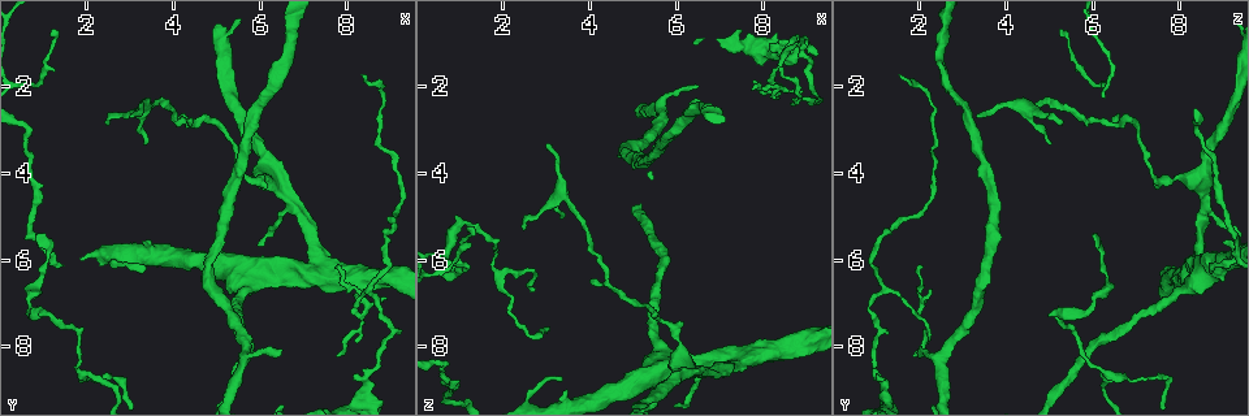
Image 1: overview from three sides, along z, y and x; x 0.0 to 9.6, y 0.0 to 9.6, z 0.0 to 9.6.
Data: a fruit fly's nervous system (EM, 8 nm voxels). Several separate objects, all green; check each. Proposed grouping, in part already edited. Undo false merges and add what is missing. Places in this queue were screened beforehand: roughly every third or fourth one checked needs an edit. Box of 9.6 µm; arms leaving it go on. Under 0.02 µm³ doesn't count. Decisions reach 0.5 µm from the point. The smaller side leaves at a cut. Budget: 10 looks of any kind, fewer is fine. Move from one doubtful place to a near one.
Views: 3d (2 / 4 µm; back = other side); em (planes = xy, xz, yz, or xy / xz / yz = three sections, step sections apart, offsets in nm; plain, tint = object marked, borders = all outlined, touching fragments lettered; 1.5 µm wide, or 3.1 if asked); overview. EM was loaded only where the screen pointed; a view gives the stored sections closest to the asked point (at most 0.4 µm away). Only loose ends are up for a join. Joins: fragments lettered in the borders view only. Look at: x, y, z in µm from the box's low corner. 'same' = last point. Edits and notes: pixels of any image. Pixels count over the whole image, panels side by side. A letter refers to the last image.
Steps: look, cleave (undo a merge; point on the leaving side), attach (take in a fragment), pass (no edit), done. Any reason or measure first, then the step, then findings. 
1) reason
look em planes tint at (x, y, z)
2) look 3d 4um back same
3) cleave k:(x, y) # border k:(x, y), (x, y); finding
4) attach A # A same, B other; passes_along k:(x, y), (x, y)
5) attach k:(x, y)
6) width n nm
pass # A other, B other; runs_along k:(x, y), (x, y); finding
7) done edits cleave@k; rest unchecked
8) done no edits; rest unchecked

thin end
look em xz step 8 borders at (6.50, 8.10, 2.05)

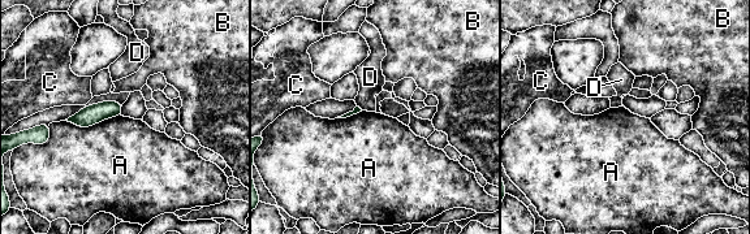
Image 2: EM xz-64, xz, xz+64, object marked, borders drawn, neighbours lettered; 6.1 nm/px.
pass # A other, B other, C other, D other; border 2:(120, 113), (87, 126), (65, 121); no lettered fragment goes on from it

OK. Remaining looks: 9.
thin end
look 3d 2um at (2.55, 2.85, 5.30)

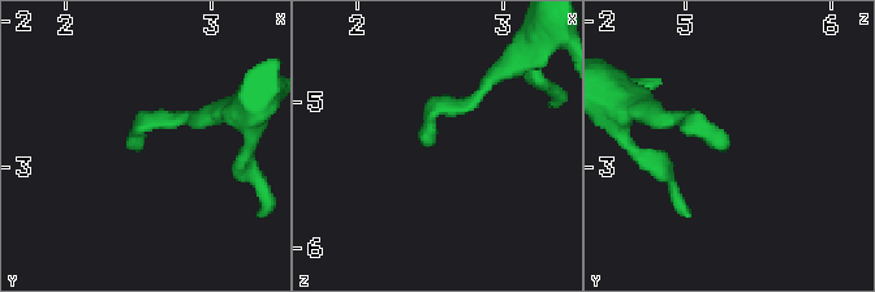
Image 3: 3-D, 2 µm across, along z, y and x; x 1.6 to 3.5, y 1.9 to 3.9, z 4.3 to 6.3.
now the EM
look em planes borders at (2.52, 2.86, 5.32)

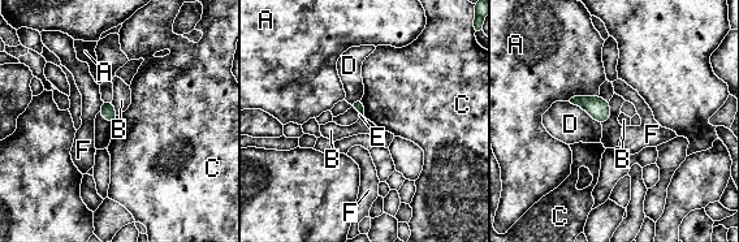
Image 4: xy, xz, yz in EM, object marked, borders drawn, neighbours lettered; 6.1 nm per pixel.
pass # A other, B other, C other, D other, E other, F other; border 4:(111, 102), (117, 115); no lettered fragment goes on from it

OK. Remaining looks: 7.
arms part here
look 3d 2um at (1.95, 8.65, 6.30)

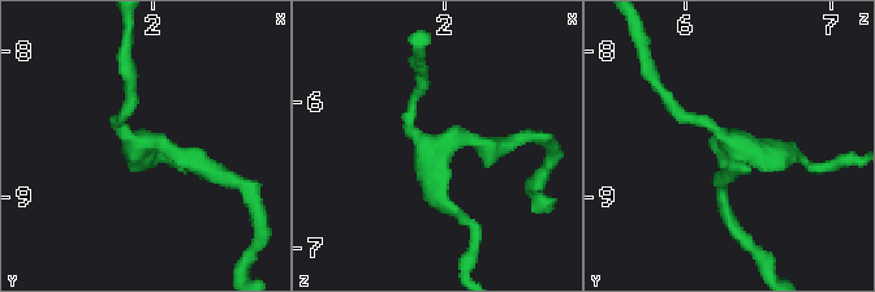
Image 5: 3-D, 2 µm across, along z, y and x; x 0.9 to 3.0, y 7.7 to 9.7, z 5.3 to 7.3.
now the EM
look em xy step 4 borders at (1.90, 8.62, 6.30)

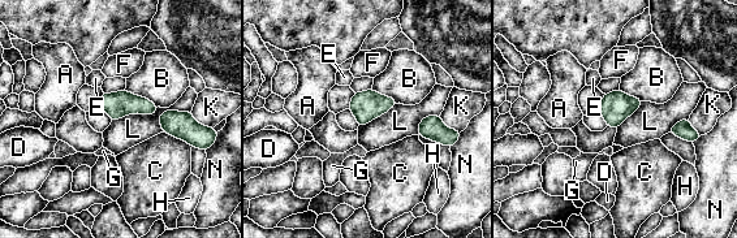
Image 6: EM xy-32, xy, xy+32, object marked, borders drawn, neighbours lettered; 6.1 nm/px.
pass # A other, B other, C other, D other, E other, F other, G other, H other, K other, L other, N other; continuous, no second neuron

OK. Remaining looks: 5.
free end
look em xz step 8 borders at (0.80, 5.40, 6.05)

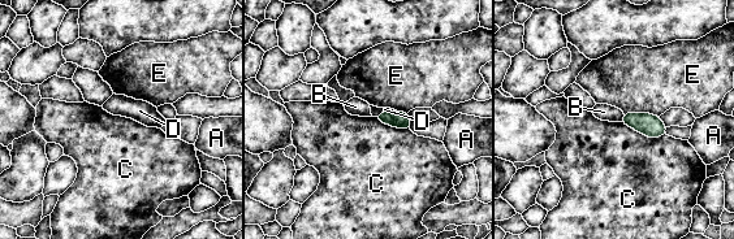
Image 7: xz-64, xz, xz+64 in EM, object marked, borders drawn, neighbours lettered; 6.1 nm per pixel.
width 80 nm
pass # A other, B other, C other, D other, E other; border 7:(621, 121), (648, 137), (665, 134); none of them fits

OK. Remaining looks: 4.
done no edits; rest unchecked

